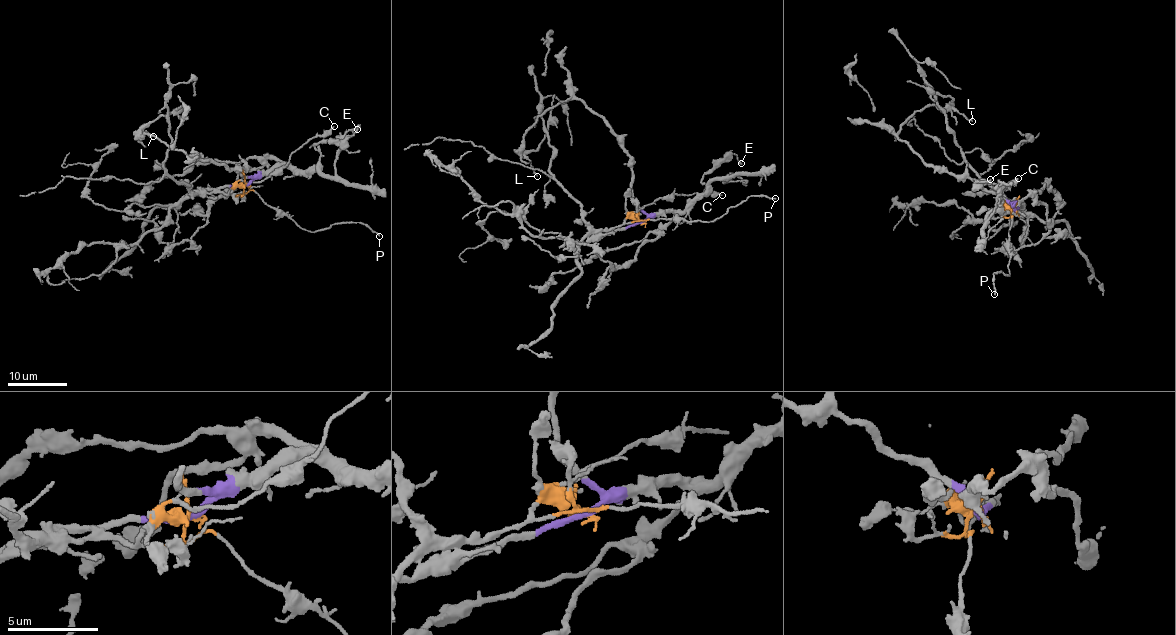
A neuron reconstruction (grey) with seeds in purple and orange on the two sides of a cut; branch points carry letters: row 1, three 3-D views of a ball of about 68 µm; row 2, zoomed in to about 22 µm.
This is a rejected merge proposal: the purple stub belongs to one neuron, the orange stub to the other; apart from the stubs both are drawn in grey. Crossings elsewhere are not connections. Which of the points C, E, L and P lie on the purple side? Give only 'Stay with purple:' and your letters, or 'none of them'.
Stay with purple: E, L

